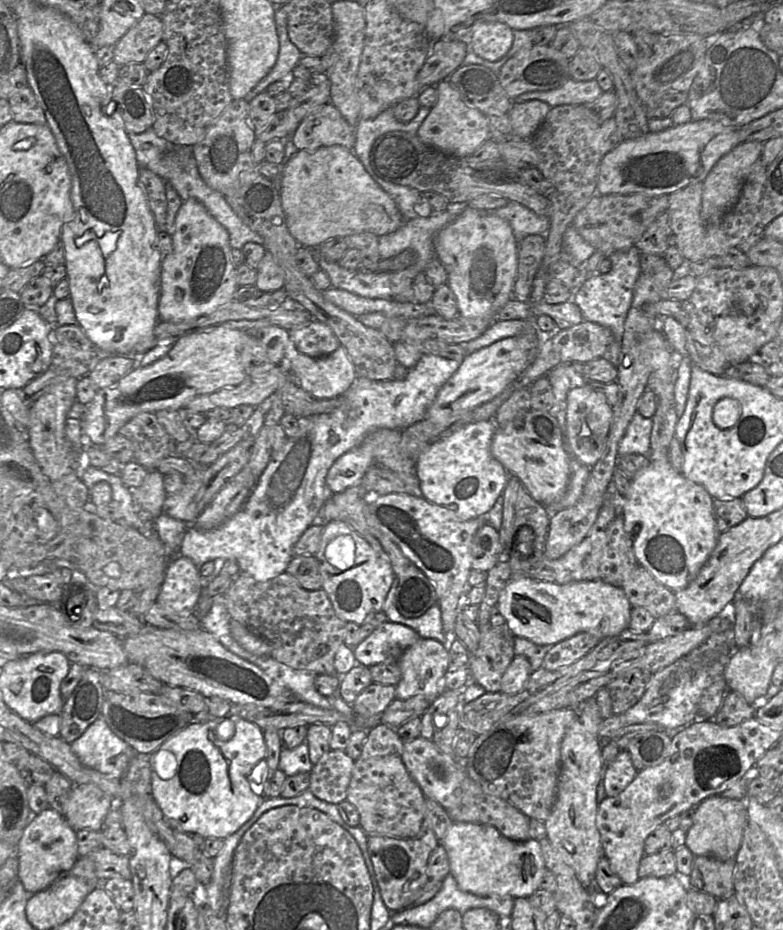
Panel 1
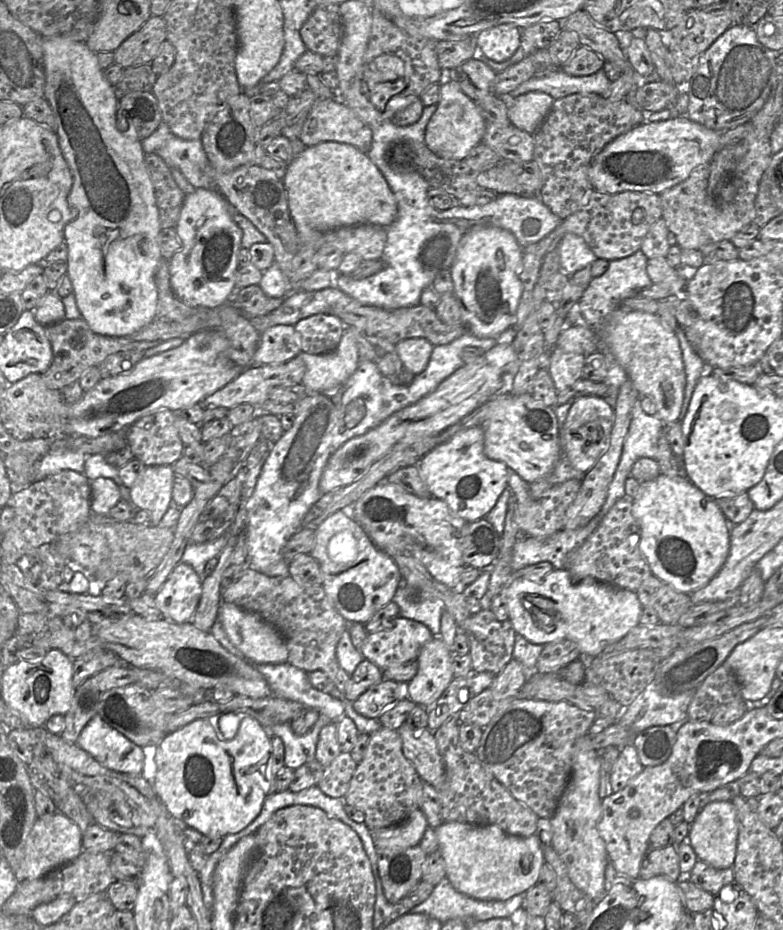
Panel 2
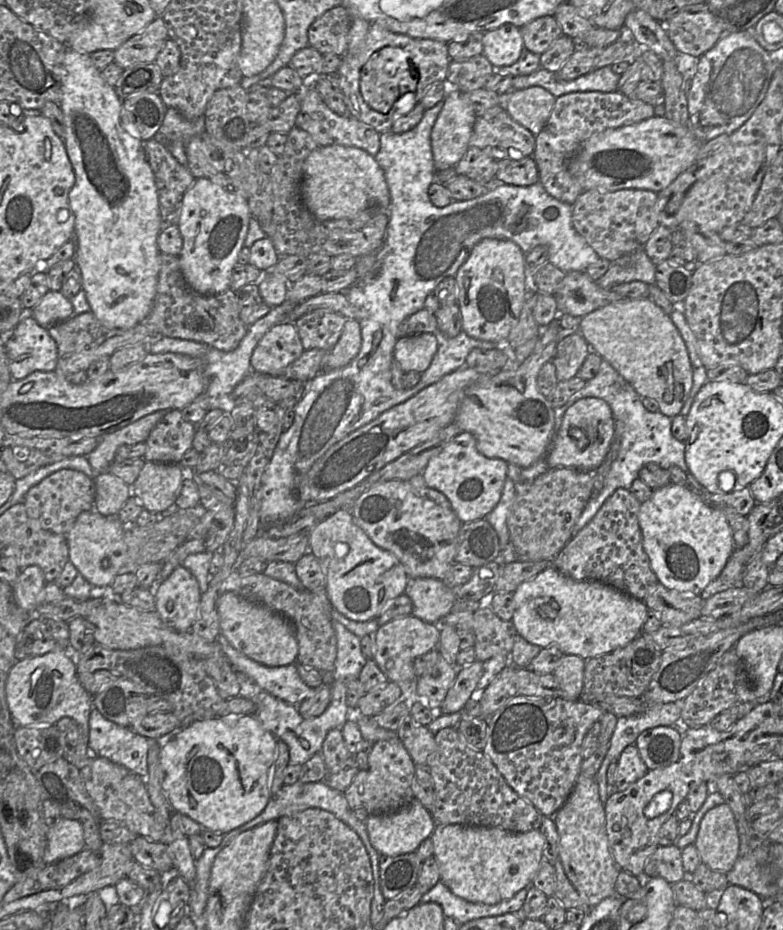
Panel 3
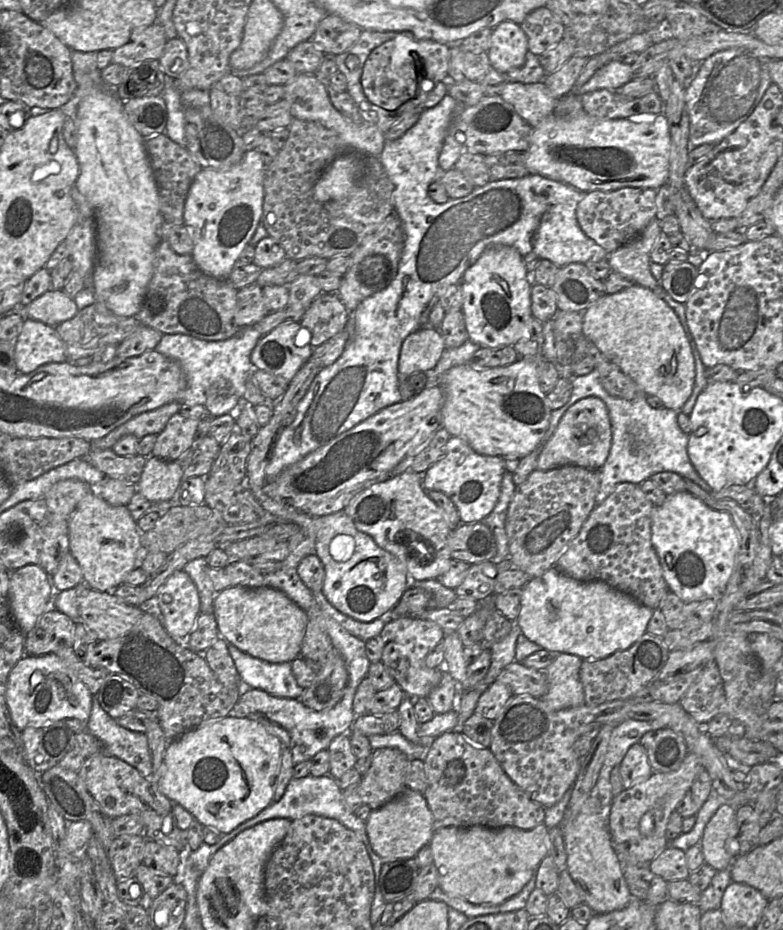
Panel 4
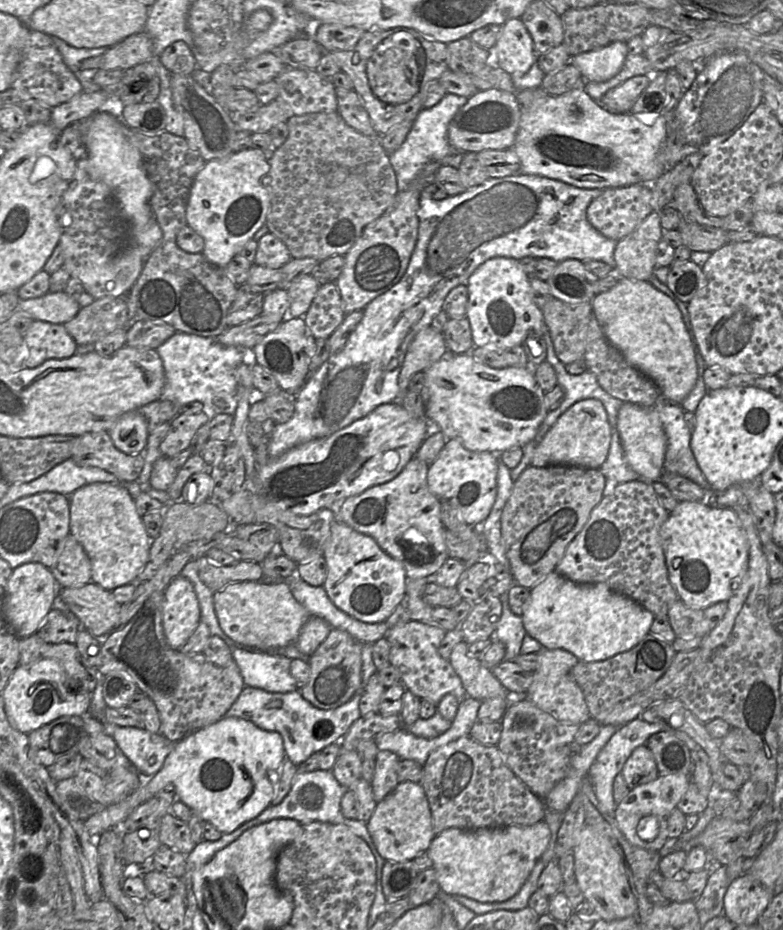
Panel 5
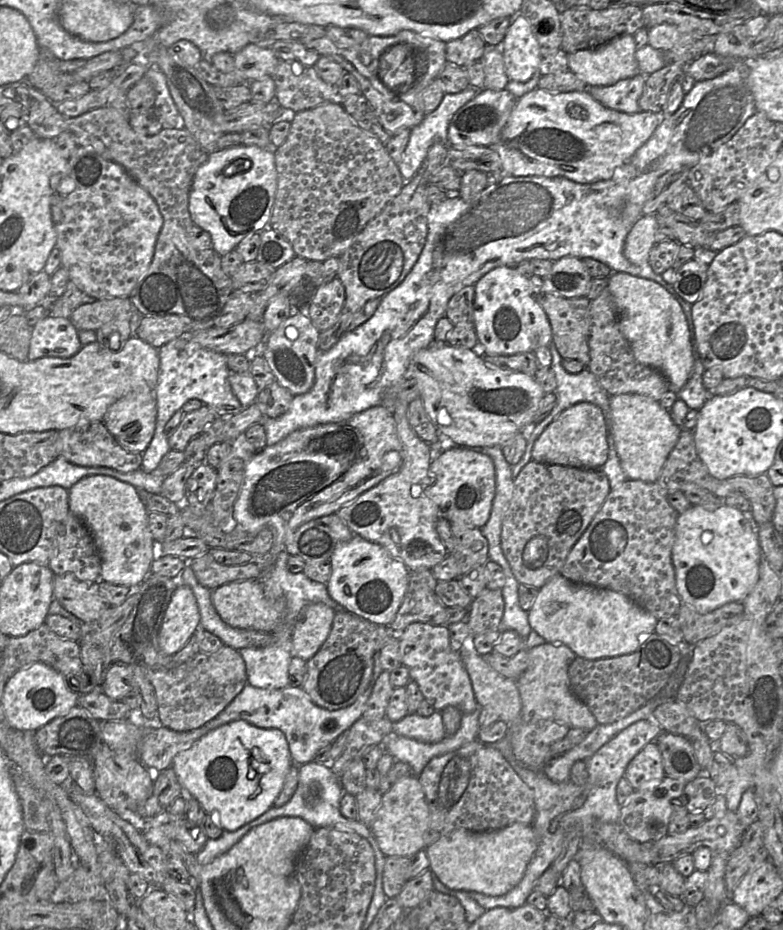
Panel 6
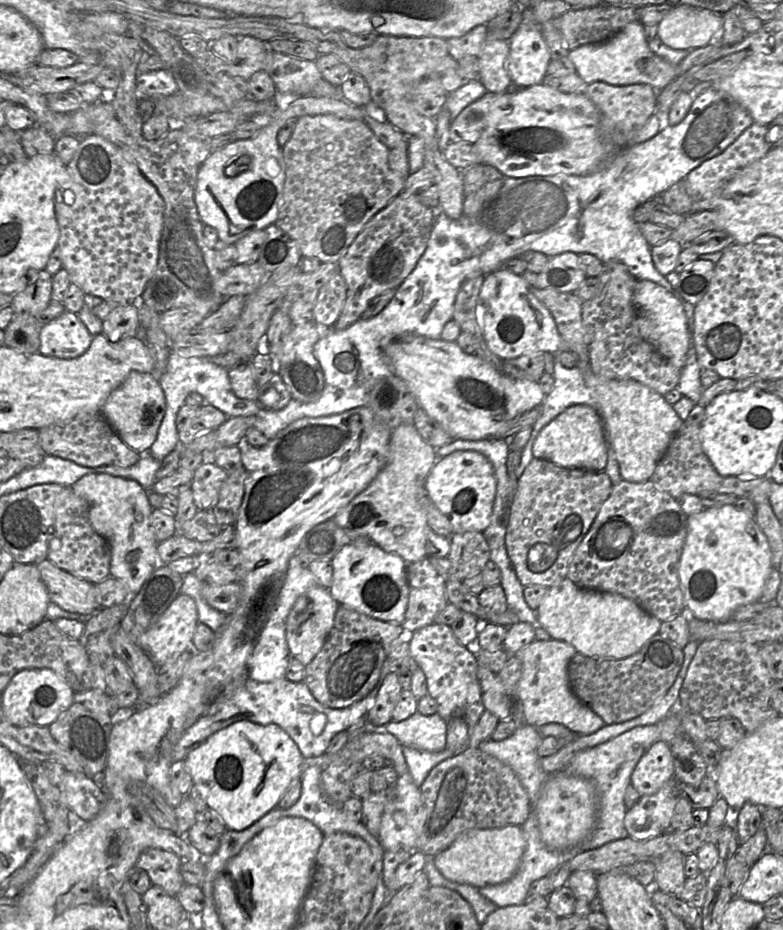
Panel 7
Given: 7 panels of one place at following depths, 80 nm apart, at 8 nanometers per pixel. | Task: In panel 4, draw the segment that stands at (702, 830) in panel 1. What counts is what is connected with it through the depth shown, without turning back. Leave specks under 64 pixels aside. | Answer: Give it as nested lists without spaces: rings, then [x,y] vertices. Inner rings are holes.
[[[721,805],[705,826],[699,846],[704,863],[716,871],[730,869],[733,862],[725,844],[736,834],[736,808]]]

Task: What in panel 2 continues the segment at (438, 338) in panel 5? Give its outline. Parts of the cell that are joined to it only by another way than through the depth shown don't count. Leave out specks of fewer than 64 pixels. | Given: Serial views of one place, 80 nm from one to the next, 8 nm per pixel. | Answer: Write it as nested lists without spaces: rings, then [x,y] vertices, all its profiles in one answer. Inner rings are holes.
[[[409,338],[395,344],[403,367],[414,375],[426,369],[433,348],[434,346],[425,338]]]

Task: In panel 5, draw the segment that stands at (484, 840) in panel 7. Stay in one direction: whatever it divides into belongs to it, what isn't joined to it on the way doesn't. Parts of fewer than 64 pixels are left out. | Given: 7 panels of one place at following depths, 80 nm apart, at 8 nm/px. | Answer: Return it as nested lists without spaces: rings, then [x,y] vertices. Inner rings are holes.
[[[544,821],[504,828],[448,828],[435,835],[427,850],[440,889],[479,902],[503,902],[512,898],[528,879],[550,841]]]

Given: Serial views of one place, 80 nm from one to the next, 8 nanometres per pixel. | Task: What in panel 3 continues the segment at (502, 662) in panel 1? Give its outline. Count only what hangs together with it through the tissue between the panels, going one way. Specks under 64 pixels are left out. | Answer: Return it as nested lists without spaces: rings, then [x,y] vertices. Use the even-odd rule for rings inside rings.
[[[491,608],[476,611],[450,611],[443,617],[455,629],[472,631],[475,635],[475,658],[485,662],[497,655],[510,656],[518,634],[512,620],[503,620]]]

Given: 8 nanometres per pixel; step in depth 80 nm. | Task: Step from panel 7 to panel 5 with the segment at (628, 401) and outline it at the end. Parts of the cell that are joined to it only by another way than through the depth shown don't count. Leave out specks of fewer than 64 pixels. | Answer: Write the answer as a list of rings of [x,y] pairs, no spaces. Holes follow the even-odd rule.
[[[624,402],[617,417],[617,430],[622,442],[624,454],[631,468],[641,476],[641,481],[653,484],[663,474],[666,451],[666,435],[655,410]]]

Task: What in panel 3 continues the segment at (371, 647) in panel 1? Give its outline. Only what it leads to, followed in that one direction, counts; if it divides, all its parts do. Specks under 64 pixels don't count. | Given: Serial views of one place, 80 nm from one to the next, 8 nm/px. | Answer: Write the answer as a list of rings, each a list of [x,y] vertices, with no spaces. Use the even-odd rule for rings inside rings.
[[[411,614],[397,617],[381,625],[375,632],[375,653],[372,659],[389,681],[396,682],[411,692],[418,679],[413,668],[415,659],[437,648],[439,641],[438,623],[429,623]]]

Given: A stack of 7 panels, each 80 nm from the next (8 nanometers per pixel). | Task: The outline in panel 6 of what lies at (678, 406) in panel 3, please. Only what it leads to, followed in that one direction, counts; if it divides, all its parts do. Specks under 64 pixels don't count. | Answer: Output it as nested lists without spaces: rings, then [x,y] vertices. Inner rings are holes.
[[[613,272],[607,286],[618,314],[619,328],[640,363],[658,370],[668,381],[669,391],[678,393],[693,368],[690,335],[683,310],[658,283],[623,272]]]

